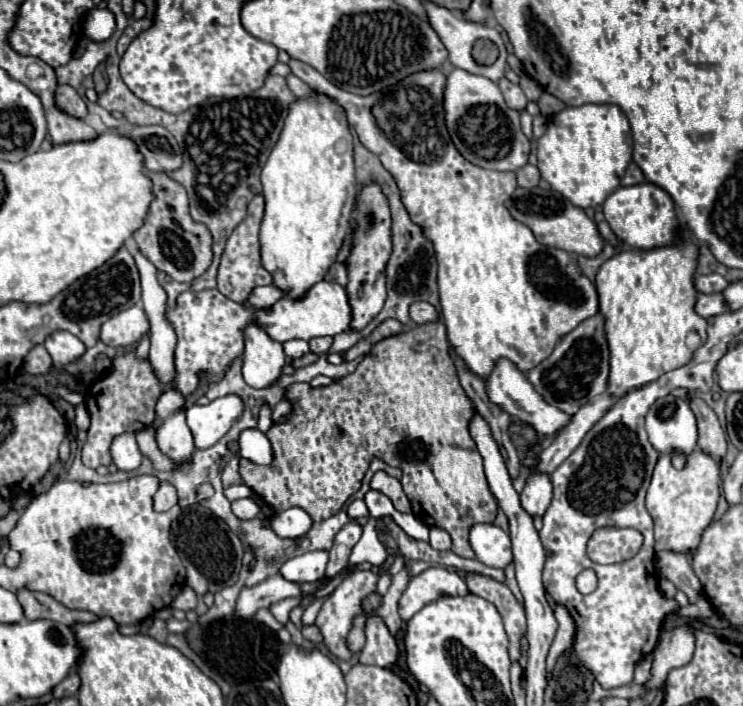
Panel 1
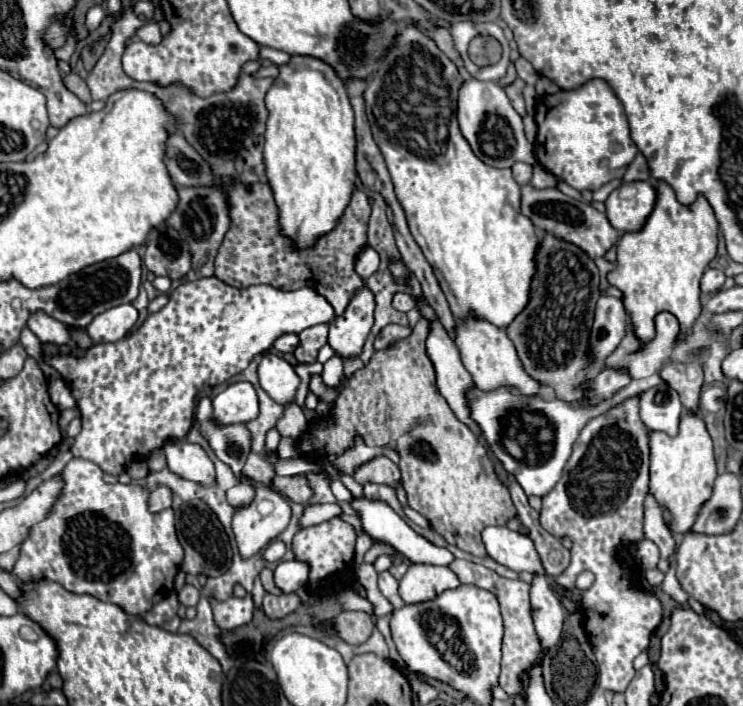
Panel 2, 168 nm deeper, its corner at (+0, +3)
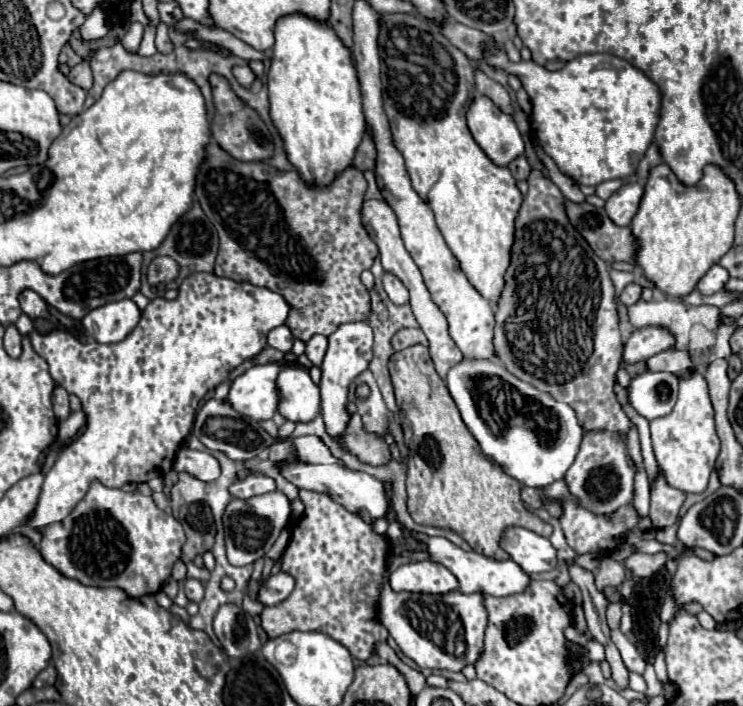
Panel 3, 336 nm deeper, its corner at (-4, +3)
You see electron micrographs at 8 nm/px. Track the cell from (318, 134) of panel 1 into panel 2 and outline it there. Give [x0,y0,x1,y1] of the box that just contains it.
[265,56,355,250]

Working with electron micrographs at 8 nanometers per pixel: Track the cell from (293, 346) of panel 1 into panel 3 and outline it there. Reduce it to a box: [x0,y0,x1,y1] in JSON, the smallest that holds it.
[267,326,293,352]

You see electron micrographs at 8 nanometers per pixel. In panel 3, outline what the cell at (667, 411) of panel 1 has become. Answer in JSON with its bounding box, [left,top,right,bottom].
[627,370,677,420]

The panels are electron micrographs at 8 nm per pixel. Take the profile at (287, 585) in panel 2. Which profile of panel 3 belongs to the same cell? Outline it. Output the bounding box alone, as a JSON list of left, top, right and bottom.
[257,572,295,606]

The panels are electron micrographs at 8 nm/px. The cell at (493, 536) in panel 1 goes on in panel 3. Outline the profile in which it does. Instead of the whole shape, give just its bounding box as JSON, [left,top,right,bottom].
[501,528,557,574]

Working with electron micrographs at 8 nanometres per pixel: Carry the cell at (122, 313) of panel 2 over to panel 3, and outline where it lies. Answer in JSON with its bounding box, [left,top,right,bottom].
[81,298,141,344]

